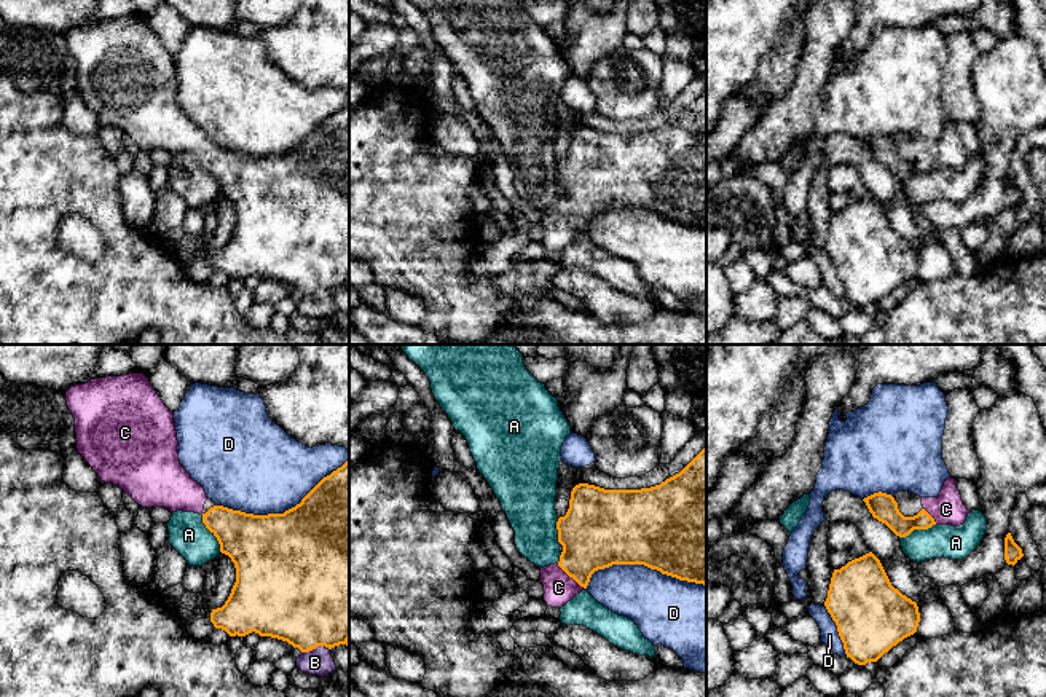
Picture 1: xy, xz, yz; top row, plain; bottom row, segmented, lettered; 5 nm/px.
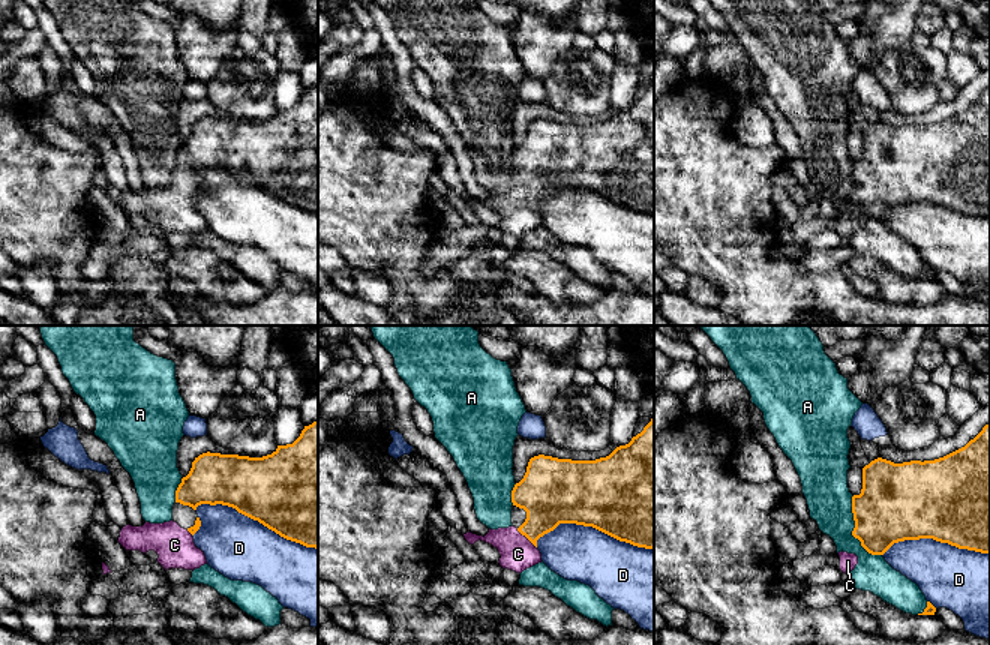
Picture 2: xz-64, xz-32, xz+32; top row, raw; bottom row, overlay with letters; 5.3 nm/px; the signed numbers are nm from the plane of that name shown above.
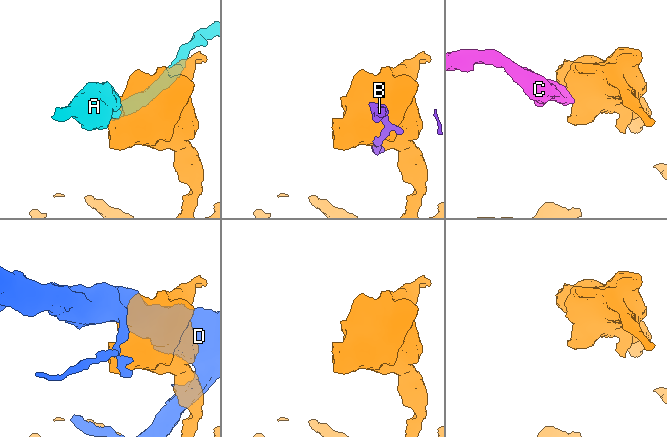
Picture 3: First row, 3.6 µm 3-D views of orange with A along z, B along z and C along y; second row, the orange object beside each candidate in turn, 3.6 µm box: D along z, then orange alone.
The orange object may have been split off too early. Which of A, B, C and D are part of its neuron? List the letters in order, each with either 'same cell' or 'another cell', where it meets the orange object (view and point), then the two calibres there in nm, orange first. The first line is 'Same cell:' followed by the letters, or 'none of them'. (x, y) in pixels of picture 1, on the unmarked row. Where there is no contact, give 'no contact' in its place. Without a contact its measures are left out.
Same cell: C
A: another cell | xy (211, 174) | 300/190 nm
B: another cell | xy (314, 291) | 480/140 nm
C: same cell | xz (571, 219) | 360/150 nm
D: another cell | xy (284, 155) | 500/460 nm

